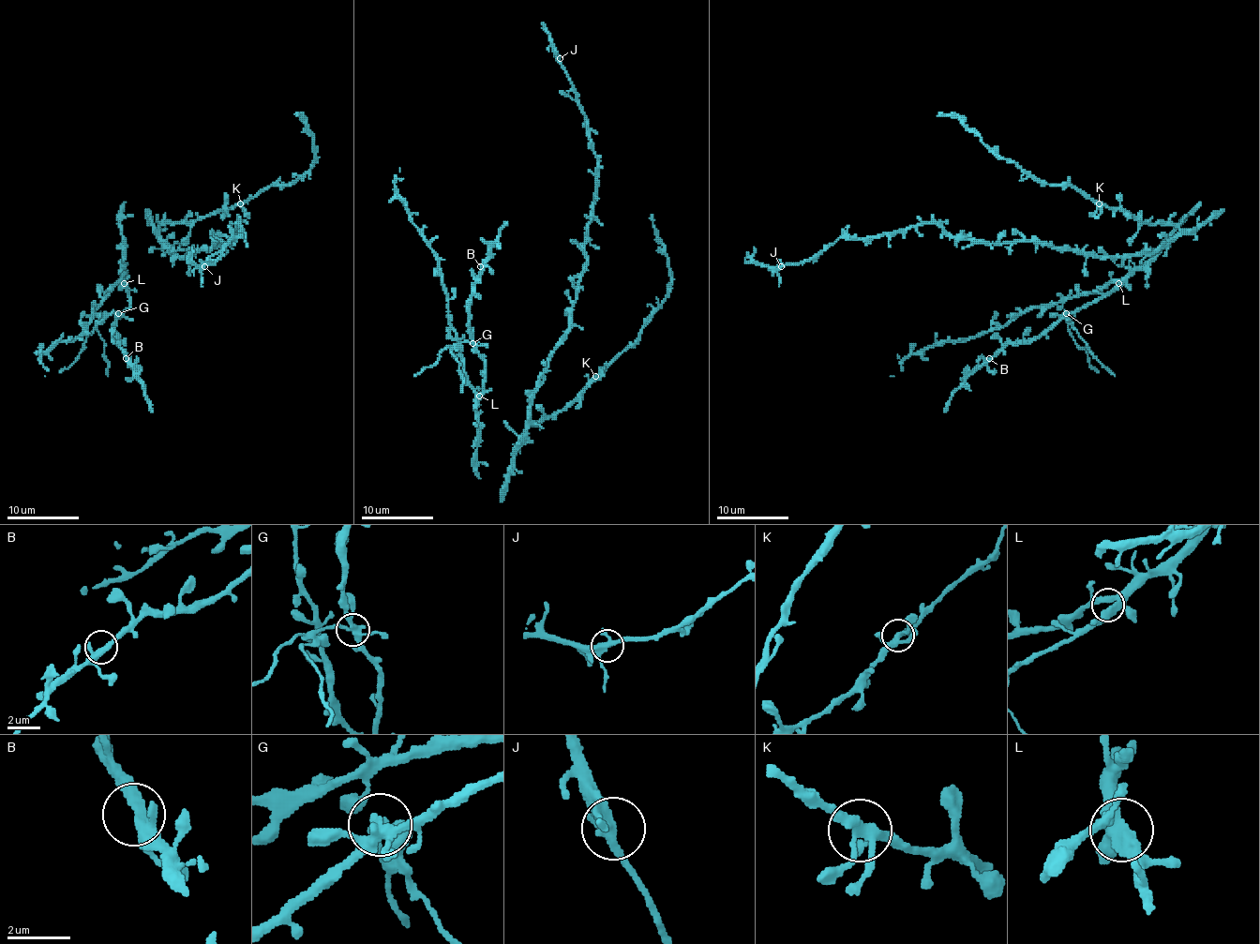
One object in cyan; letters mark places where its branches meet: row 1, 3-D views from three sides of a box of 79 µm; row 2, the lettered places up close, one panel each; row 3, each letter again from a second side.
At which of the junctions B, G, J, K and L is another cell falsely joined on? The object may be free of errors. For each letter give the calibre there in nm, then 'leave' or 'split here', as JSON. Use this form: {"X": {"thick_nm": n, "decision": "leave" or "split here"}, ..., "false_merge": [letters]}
{"B": {"thick_nm": 320, "decision": "leave"}, "G": {"thick_nm": 320, "decision": "split here"}, "J": {"thick_nm": 320, "decision": "leave"}, "K": {"thick_nm": 300, "decision": "leave"}, "L": {"thick_nm": 360, "decision": "leave"}, "false_merge": ["G"]}

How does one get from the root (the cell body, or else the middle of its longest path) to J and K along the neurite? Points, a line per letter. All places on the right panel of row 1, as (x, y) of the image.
J: (1154, 250), (1084, 256), (1037, 241), (954, 240), (919, 223), (840, 238), (781, 266)
K: (1154, 250), (1162, 247), (1179, 229), (1174, 225), (1141, 223), (1134, 217), (1099, 203)

